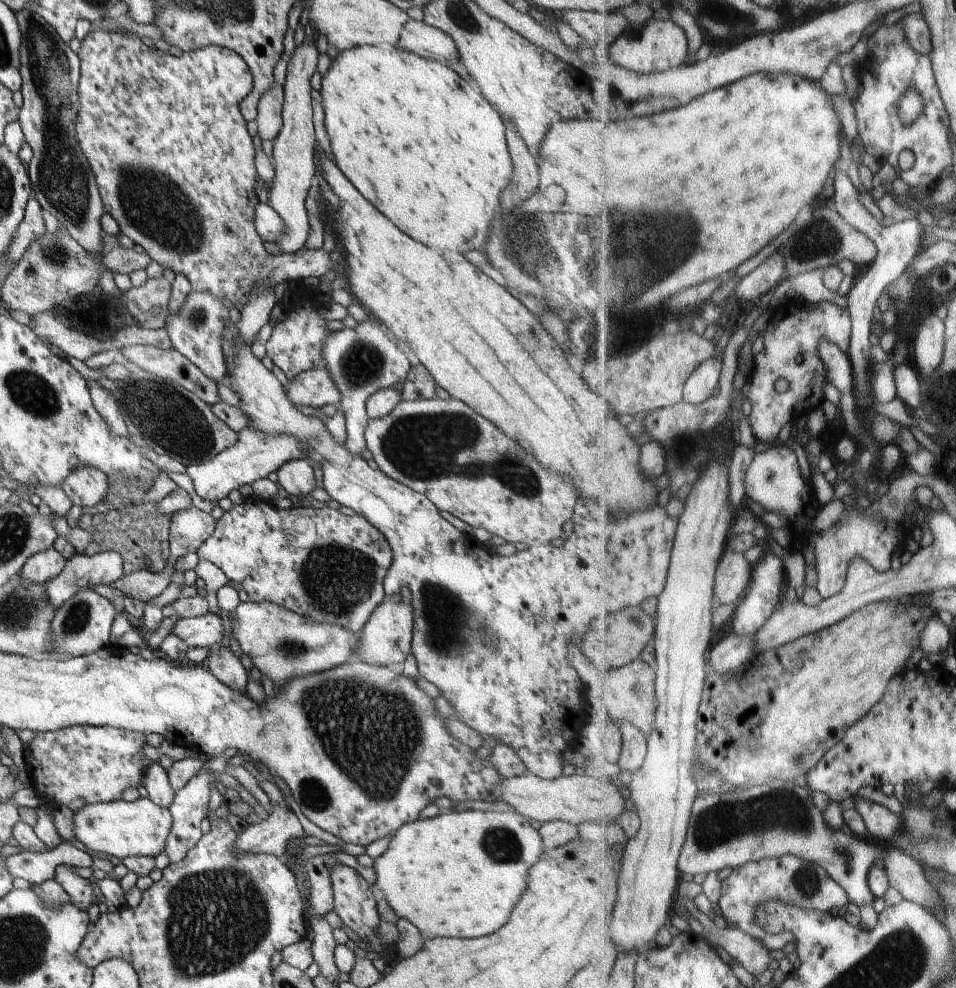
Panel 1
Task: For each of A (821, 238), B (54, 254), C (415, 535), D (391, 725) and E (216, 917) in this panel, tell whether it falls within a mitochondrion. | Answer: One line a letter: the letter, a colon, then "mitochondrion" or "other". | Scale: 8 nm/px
A: mitochondrion
B: mitochondrion
C: other
D: mitochondrion
E: mitochondrion

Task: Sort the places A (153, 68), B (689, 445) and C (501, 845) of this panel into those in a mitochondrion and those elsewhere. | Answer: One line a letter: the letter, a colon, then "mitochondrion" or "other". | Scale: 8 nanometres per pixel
A: other
B: mitochondrion
C: mitochondrion

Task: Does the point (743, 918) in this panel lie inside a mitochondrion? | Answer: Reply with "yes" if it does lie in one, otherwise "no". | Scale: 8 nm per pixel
no

